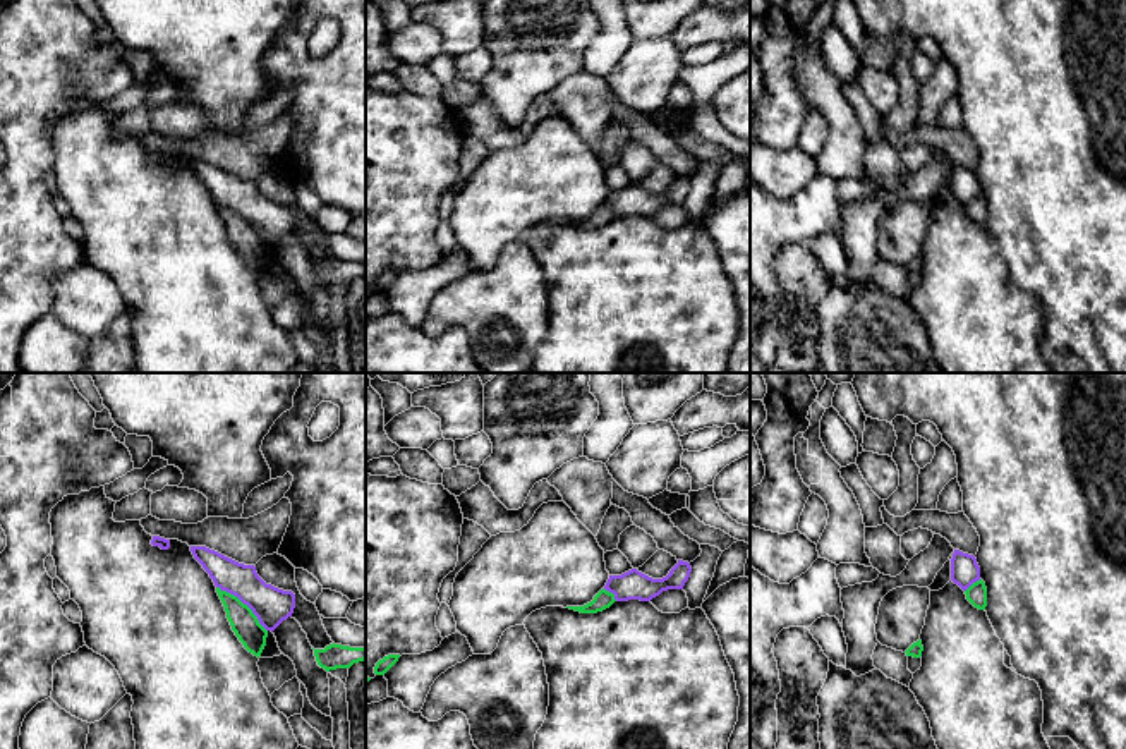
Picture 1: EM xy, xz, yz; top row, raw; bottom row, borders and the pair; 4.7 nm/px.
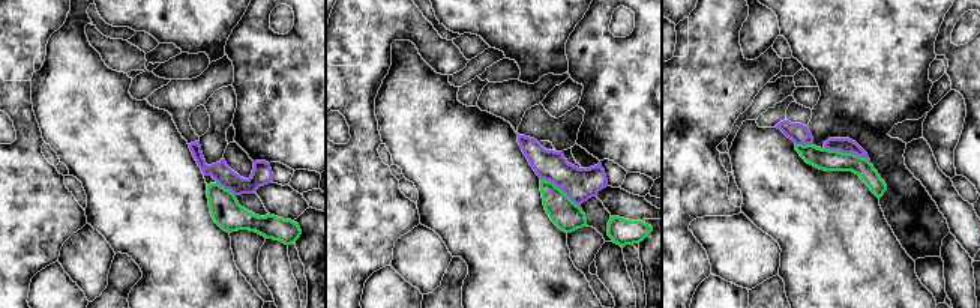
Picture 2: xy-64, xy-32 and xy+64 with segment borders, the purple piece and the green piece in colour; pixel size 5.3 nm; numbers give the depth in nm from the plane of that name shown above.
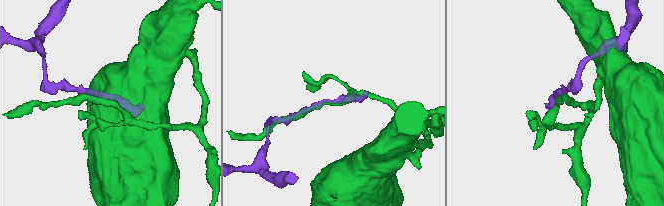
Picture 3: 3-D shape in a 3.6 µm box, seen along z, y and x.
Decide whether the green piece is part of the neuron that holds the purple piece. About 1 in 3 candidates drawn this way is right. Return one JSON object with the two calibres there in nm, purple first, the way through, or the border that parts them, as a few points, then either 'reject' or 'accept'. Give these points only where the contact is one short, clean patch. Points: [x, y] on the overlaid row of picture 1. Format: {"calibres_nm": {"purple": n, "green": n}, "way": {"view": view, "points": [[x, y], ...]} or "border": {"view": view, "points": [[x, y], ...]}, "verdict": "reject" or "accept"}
{"calibres_nm": {"purple": 170, "green": 130}, "verdict": "reject"}

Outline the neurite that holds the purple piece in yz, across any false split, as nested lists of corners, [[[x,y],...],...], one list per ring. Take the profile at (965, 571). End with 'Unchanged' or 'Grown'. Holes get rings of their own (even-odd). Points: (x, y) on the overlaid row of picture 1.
[[[954,550],[951,558],[951,581],[966,591],[973,582],[980,581],[980,567],[973,555]]]. Unchanged

